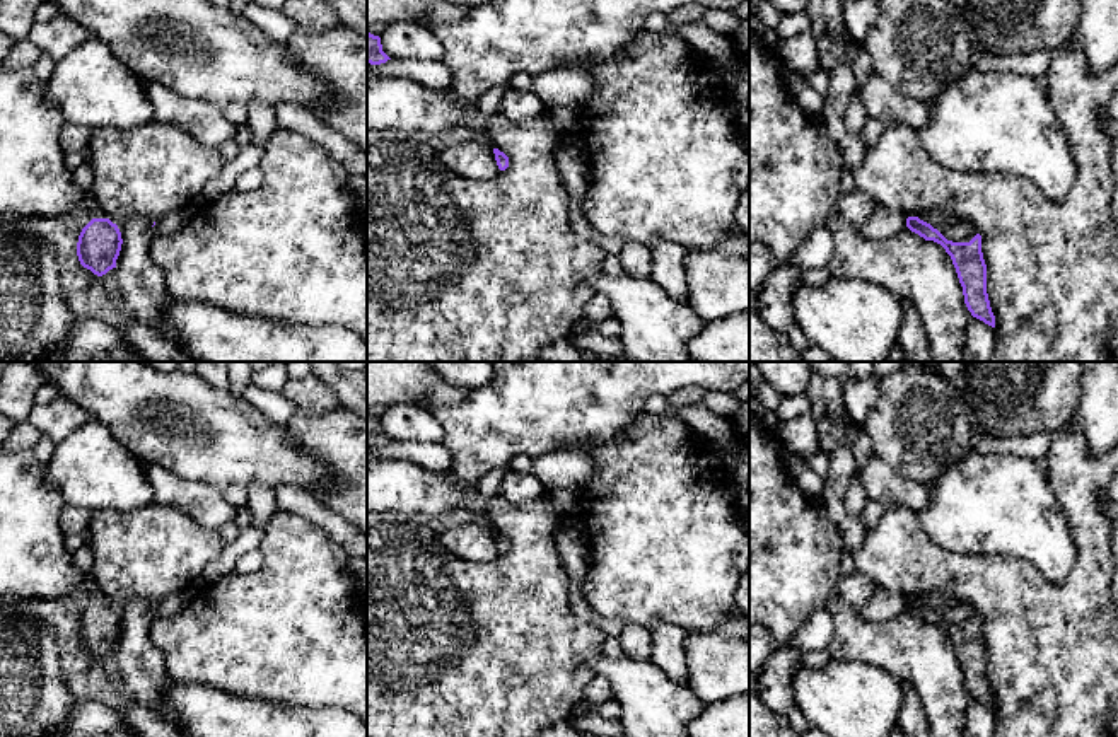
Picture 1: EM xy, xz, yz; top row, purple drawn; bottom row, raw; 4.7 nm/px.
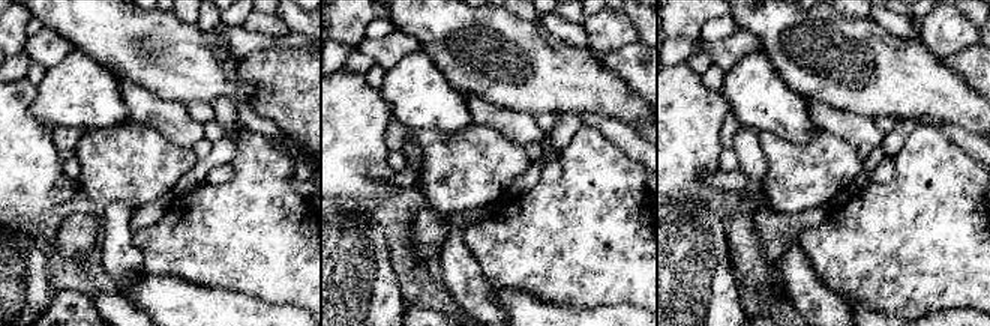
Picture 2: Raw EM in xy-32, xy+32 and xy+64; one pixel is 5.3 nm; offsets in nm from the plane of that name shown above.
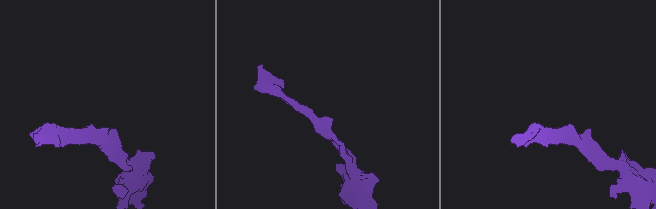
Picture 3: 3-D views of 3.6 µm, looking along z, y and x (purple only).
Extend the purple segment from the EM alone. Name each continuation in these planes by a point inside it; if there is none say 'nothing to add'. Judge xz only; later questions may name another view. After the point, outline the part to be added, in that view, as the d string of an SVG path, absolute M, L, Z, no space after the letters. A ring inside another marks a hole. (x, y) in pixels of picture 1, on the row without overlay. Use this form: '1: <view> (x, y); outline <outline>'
nothing to add

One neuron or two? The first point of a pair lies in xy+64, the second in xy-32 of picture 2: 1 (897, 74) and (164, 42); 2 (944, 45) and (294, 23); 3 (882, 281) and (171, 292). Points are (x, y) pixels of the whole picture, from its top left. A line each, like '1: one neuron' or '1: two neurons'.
1: one neuron
2: two neurons
3: two neurons

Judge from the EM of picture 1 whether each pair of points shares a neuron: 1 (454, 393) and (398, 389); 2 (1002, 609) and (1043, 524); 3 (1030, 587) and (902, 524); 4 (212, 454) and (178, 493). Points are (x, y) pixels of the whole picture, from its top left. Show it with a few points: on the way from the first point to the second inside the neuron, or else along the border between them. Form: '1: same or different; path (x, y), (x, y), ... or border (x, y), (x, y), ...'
1: same; path (441, 393), (434, 389), (412, 389)
2: different; border (985, 553), (1024, 560), (1059, 584)
3: same; path (997, 587), (985, 580), (946, 574), (929, 557)
4: different; border (154, 461), (188, 480), (198, 480), (219, 490)

